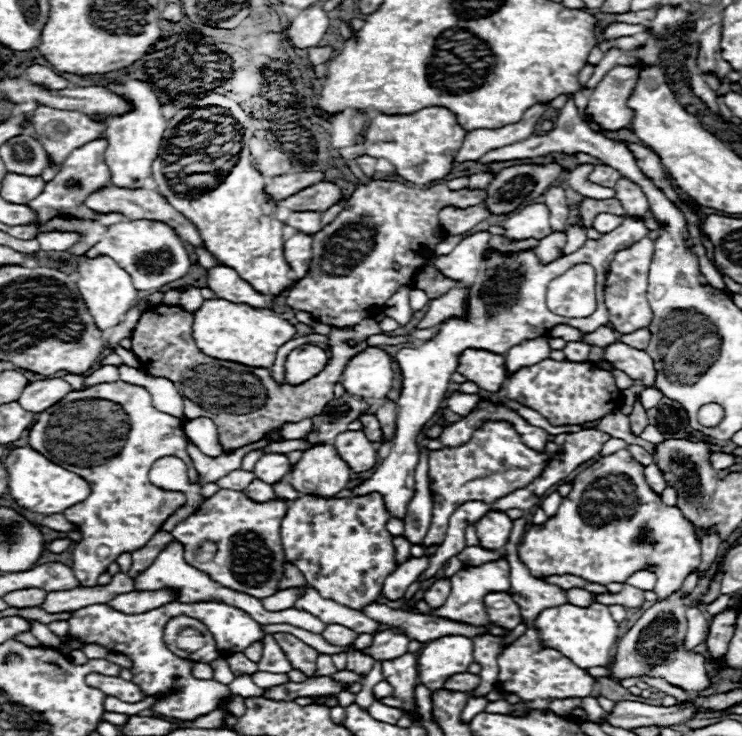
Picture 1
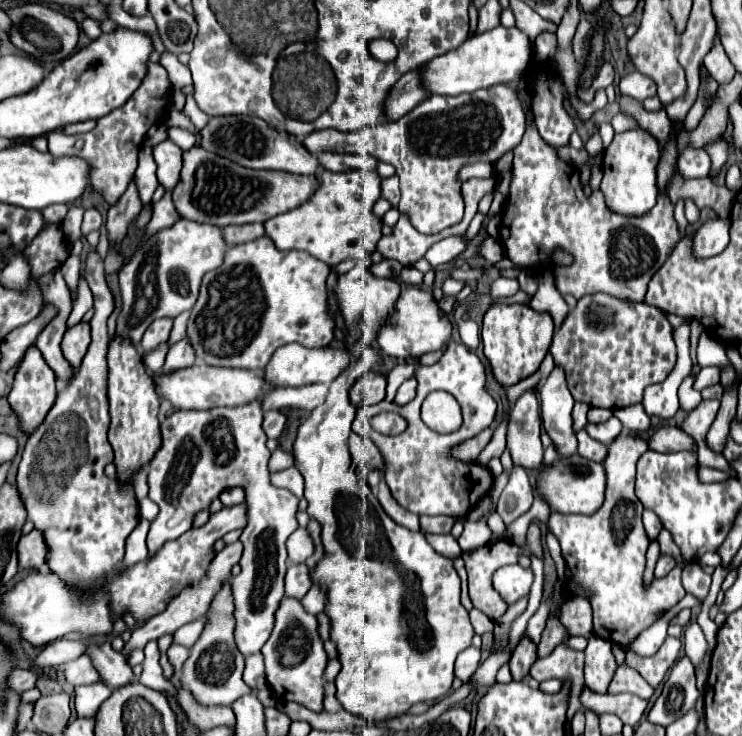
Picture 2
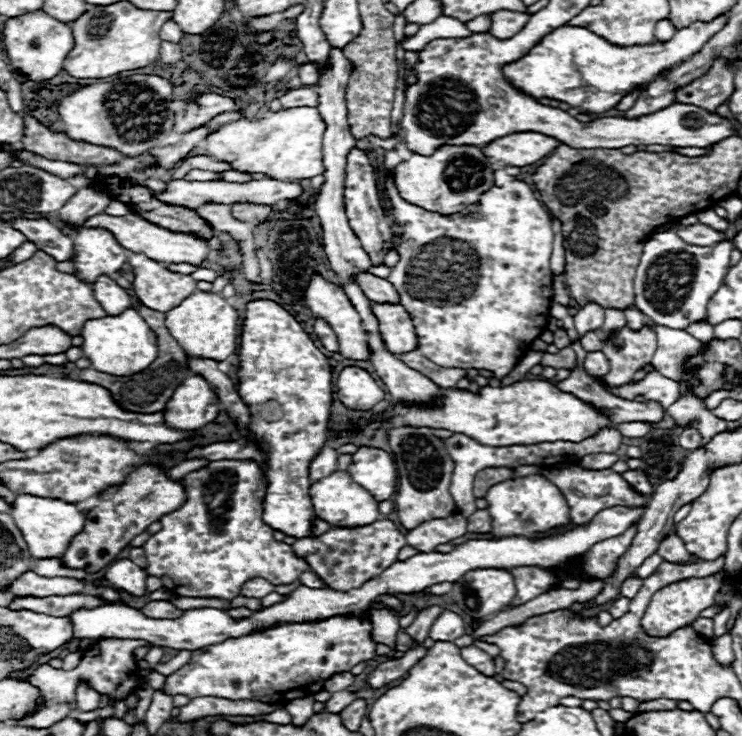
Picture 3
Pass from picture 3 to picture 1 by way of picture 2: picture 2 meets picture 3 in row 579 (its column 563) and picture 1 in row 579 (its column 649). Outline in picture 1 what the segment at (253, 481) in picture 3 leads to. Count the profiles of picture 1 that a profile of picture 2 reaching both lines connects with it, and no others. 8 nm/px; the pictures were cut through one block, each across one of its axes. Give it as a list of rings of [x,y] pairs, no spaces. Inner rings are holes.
[[[220,490],[206,498],[196,514],[178,522],[170,534],[186,546],[186,560],[204,570],[214,582],[254,598],[268,598],[278,592],[278,584],[284,576],[280,522],[286,516],[286,508],[288,502],[284,500],[254,502],[244,492]],[[206,540],[214,542],[218,550],[214,560],[204,564],[196,558],[196,550]]]

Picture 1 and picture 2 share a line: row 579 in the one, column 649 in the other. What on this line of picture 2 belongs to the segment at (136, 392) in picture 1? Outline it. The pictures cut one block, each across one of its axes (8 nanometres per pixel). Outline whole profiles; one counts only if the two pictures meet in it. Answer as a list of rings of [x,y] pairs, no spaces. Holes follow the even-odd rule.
[[[632,70],[620,80],[620,92],[642,102],[644,98],[656,96],[656,82],[652,82],[652,78],[648,78],[646,74],[638,74],[636,70]]]

